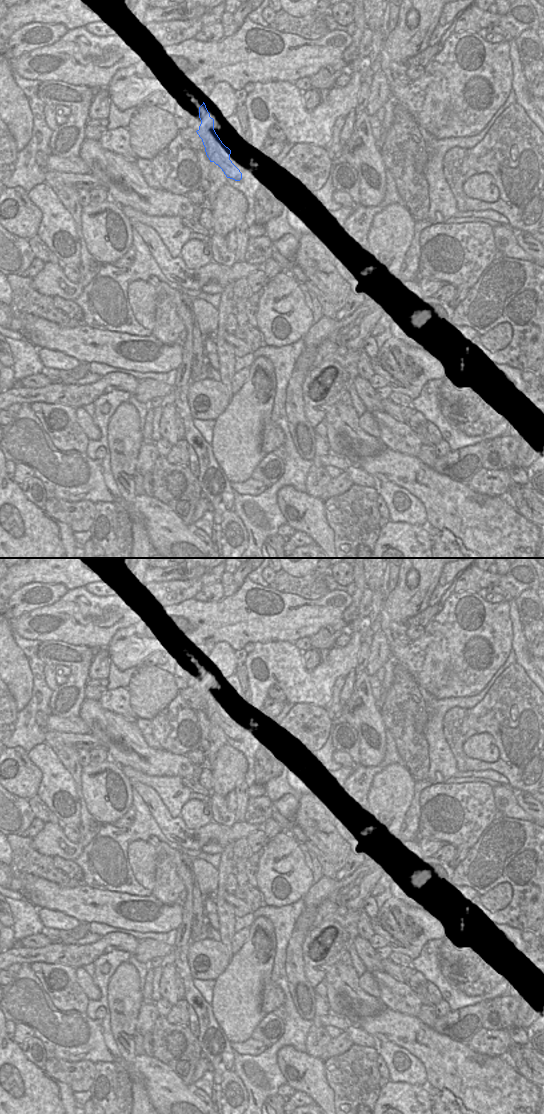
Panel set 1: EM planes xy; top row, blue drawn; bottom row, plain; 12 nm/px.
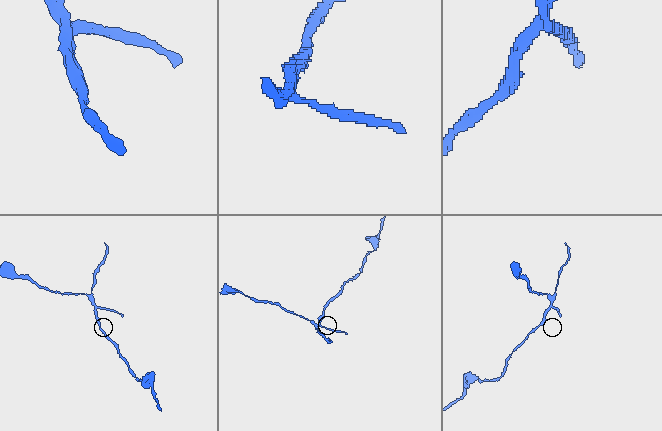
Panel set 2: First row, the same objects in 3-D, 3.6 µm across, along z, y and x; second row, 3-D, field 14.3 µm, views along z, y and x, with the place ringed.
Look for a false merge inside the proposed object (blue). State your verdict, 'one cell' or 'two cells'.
two cells

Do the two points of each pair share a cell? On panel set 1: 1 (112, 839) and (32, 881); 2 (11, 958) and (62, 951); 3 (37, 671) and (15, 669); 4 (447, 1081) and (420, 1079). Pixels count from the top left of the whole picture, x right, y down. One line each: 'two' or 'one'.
1: two
2: one
3: two
4: two

